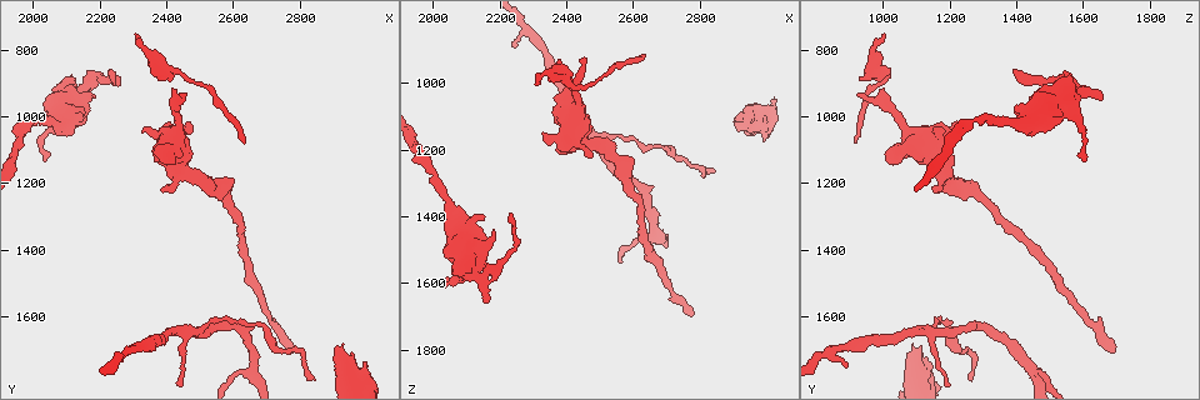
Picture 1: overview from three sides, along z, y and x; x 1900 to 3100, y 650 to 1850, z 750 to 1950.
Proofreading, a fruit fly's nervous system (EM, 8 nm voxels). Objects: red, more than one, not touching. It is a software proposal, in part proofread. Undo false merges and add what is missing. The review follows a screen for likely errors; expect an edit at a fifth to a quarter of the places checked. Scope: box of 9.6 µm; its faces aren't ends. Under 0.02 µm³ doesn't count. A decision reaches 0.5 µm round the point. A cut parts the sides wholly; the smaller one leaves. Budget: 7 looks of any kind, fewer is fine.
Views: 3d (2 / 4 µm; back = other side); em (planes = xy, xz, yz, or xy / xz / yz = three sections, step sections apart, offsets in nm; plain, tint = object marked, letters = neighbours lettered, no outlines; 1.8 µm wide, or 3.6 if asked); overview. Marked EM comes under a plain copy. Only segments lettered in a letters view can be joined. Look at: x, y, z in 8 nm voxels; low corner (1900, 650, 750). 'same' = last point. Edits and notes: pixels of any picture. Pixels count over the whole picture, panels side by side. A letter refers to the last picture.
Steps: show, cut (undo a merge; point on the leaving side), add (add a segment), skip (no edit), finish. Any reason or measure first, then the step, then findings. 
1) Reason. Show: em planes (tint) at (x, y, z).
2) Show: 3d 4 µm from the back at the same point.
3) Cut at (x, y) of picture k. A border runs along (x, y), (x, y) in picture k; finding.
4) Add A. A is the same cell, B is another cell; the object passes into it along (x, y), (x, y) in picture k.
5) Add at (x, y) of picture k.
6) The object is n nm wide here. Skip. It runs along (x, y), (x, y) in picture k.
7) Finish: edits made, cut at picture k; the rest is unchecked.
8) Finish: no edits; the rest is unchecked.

Sudden change in width. Show: em xz step 4 (letters) at (2950, 1770, 1110).

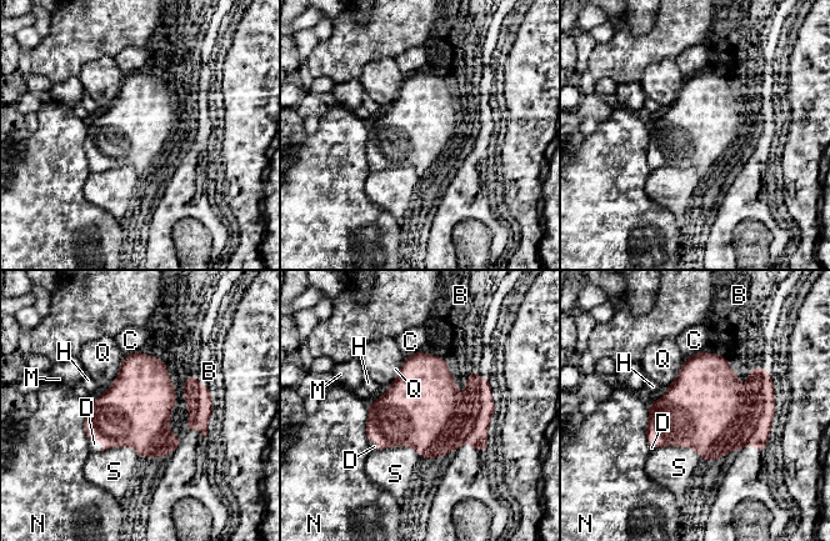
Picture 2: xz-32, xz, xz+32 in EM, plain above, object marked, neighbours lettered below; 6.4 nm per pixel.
Add D. D is the same cell, B, C, H, M, N, Q and S are other cells; the object passes into it along (126, 415), (96, 437), (94, 444) in picture 2; it goes on there.

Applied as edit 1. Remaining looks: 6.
See it whole again. Show: overview.

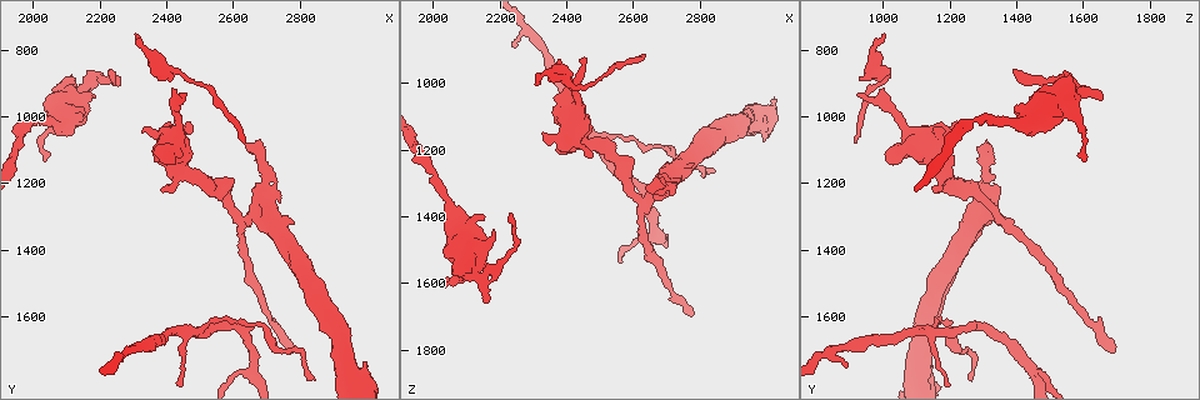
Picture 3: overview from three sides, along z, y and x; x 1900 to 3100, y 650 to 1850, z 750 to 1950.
Sudden change in width. Show: 3d 4 µm from the back at (2420, 870, 1000).

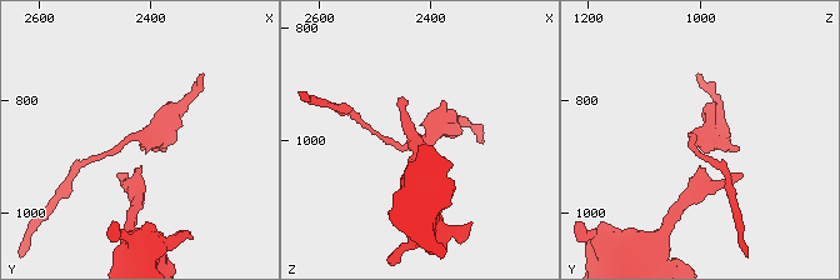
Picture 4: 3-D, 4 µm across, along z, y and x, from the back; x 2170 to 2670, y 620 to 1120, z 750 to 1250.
Now the EM. Show: em planes (letters) at (2420, 860, 1015).

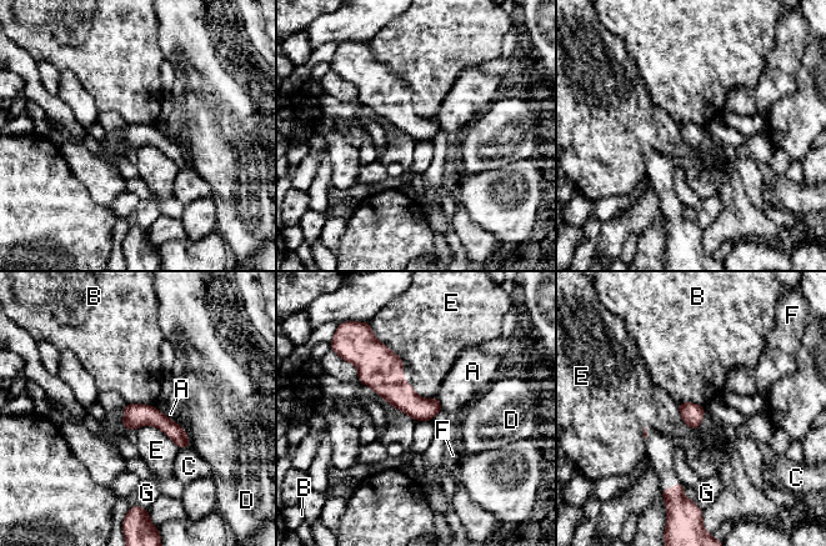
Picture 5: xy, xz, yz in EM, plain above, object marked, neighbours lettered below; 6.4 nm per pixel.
The object is 140 nm wide here. Skip. A, B, C, D, E, F and G are other cells; a border runs along (128, 402), (155, 406) in picture 5; continuous, no second neuron.

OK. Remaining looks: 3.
Free end. Show: em yz step 4 (letters) at (2180, 950, 1440).

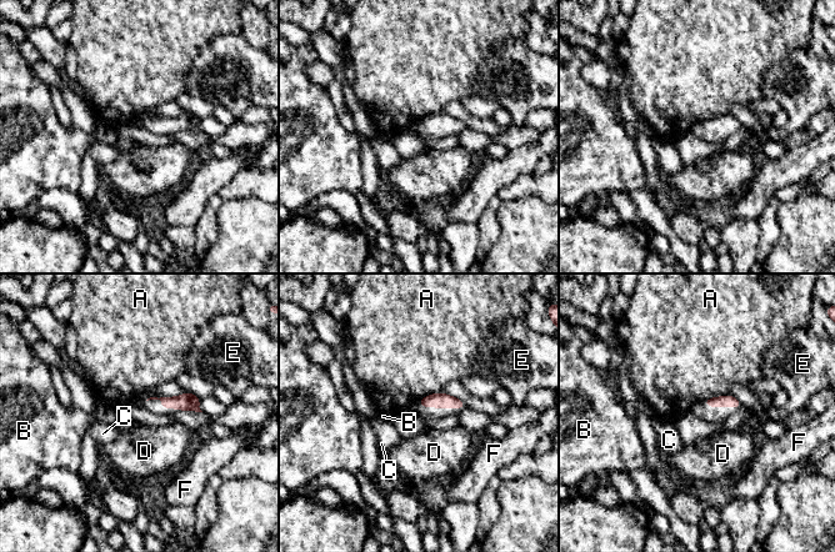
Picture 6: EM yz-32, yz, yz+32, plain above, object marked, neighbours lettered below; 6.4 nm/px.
Skip. A, B, C, D, E and F are other cells; a border runs along (730, 394), (713, 396), (701, 401) in picture 6; no lettered segment goes on from it.

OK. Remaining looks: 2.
Finish: edits made, add at picture 2; the rest is unchecked.

